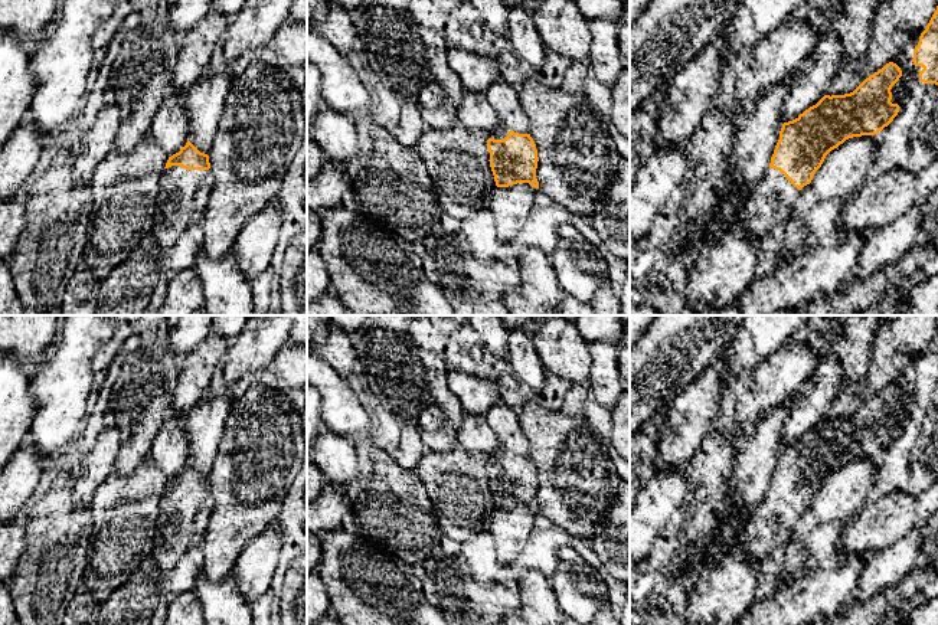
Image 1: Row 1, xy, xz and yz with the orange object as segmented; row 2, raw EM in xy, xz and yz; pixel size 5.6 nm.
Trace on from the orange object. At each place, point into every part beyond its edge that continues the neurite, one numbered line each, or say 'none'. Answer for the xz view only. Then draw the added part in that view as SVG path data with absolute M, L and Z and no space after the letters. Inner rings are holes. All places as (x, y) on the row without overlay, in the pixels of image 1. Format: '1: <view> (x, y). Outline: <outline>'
1: xz (500, 454). Outline: M499 446L491 455L488 455L488 461L503 462L509 458L509 454L510 454L509 451Z

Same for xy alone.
1: xy (182, 522). Outline: M164 491L158 504L151 560L166 577L187 552L202 544L213 508L210 493Z

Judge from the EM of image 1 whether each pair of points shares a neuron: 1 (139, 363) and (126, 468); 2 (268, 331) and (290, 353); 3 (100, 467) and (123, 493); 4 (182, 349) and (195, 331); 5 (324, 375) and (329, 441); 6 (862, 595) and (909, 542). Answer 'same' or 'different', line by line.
1: same
2: different
3: different
4: same
5: different
6: same

